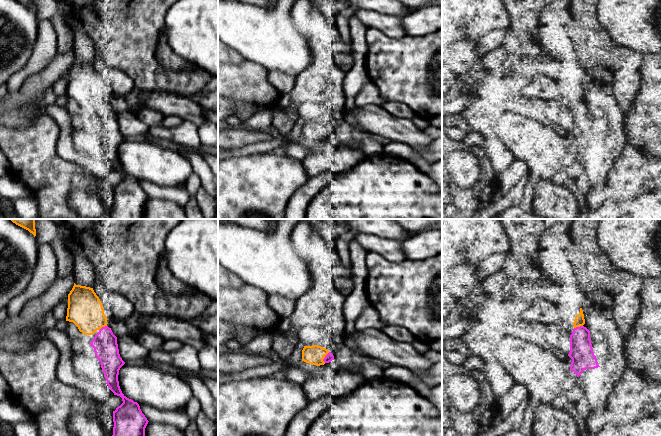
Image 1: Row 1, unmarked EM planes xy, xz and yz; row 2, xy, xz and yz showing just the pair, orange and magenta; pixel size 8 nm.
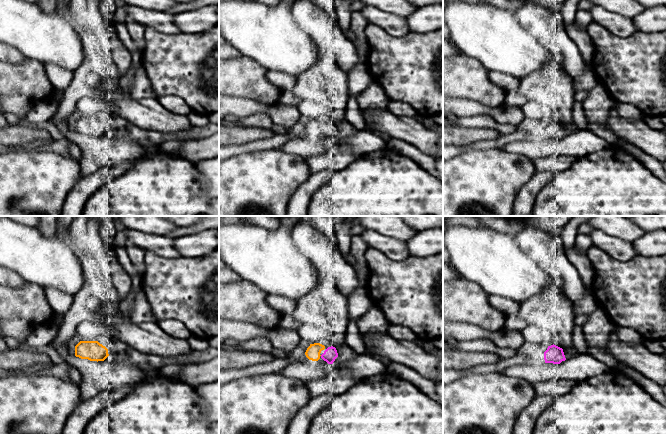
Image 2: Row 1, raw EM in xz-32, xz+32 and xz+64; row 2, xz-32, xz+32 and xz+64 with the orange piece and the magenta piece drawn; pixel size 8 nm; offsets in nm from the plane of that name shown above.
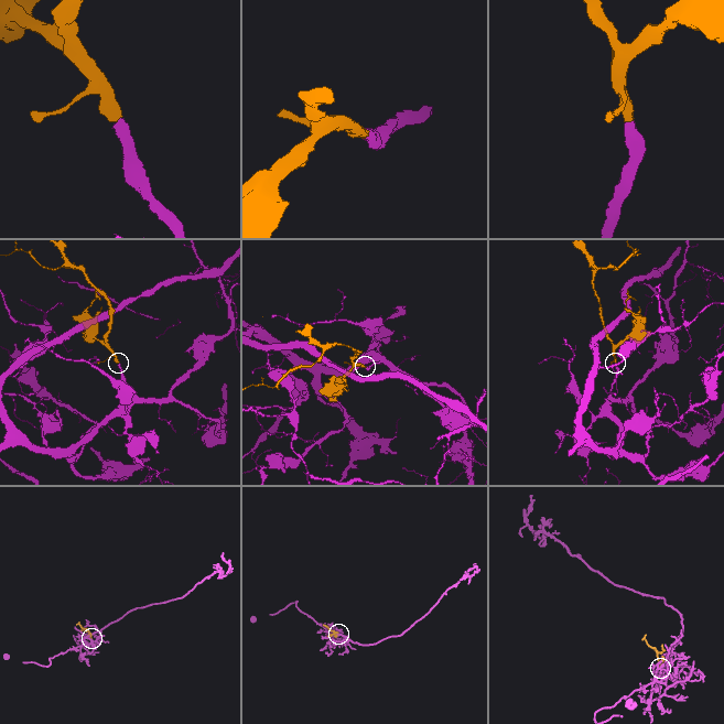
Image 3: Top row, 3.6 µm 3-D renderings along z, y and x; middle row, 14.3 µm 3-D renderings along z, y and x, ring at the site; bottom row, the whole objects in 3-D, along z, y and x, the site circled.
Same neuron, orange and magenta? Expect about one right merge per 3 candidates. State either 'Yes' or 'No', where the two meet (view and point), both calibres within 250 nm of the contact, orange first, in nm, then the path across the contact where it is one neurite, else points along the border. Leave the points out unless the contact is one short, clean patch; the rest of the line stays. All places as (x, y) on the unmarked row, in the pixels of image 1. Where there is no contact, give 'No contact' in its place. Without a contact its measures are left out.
Yes. Touches orange at xz (324, 133). Thickness 150 nm (orange) against 70 nm

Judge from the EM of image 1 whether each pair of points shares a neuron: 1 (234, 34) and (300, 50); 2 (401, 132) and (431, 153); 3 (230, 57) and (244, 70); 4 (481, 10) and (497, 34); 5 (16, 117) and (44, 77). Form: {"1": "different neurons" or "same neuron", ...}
{"1": "same neuron", "2": "different neurons", "3": "different neurons", "4": "different neurons", "5": "same neuron"}

